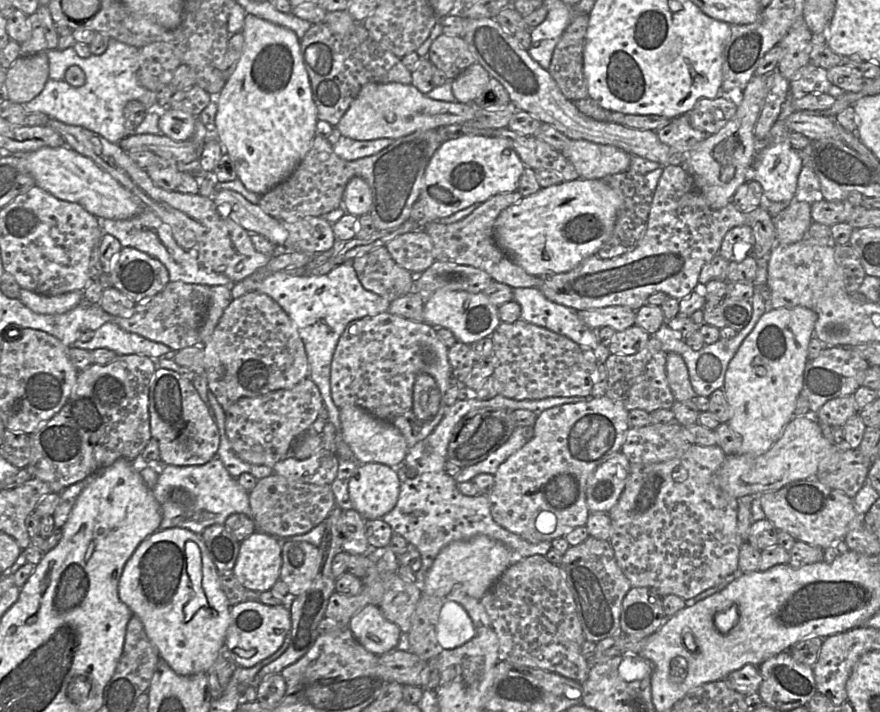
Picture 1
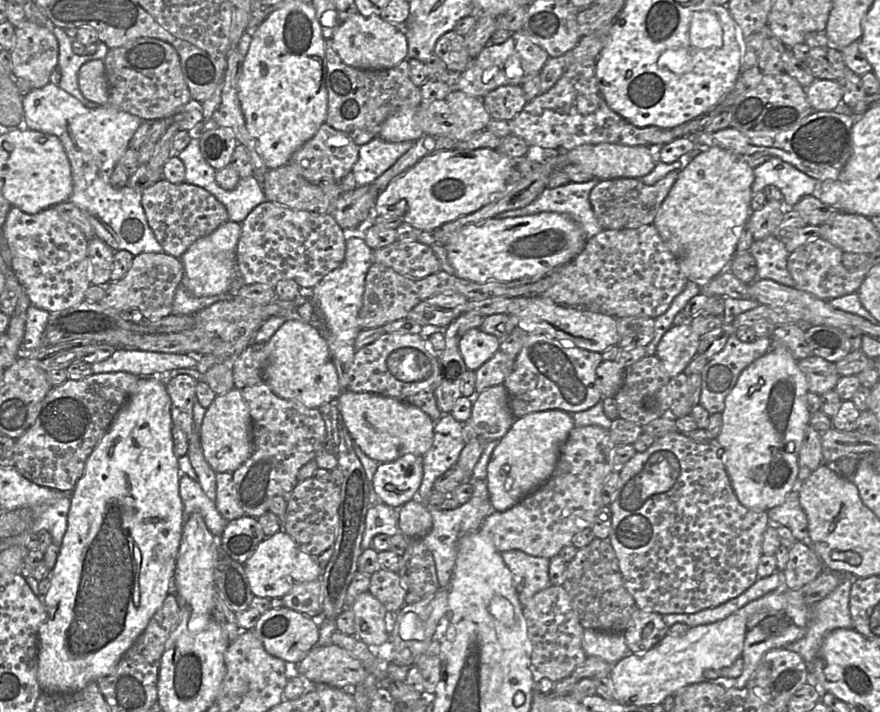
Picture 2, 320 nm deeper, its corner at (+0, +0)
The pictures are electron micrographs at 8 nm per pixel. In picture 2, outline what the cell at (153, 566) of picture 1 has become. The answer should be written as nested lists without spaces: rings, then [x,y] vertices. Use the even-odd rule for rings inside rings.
[[[194,513],[185,522],[180,541],[176,569],[173,580],[173,592],[183,606],[191,610],[188,629],[193,633],[202,631],[212,620],[213,599],[216,592],[215,567],[218,538],[205,524],[200,513]]]

